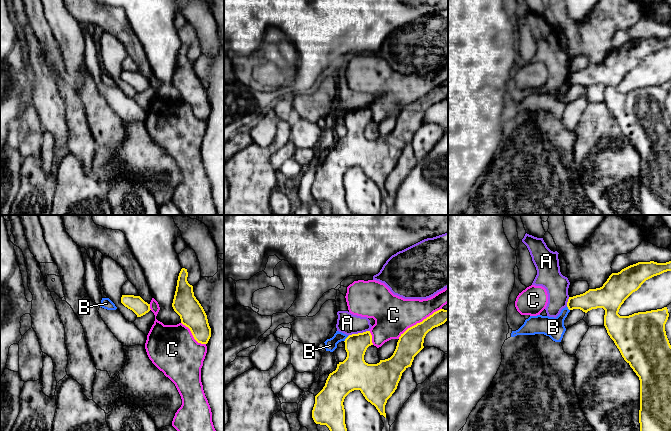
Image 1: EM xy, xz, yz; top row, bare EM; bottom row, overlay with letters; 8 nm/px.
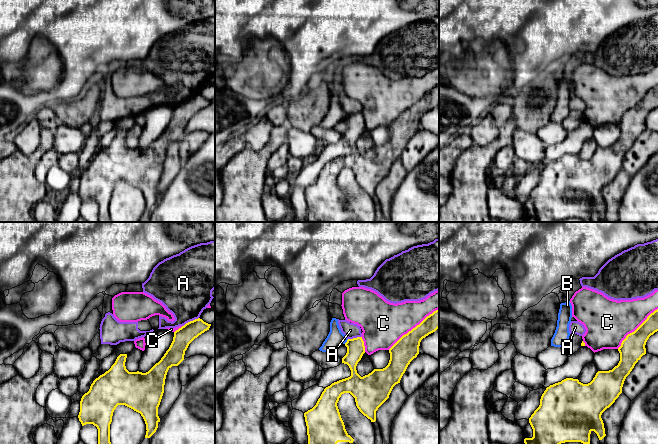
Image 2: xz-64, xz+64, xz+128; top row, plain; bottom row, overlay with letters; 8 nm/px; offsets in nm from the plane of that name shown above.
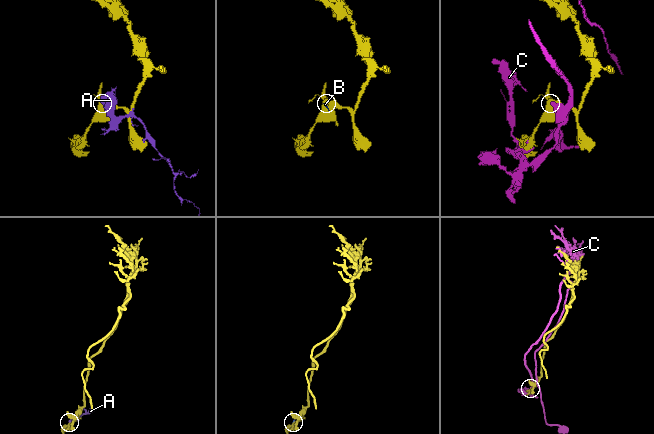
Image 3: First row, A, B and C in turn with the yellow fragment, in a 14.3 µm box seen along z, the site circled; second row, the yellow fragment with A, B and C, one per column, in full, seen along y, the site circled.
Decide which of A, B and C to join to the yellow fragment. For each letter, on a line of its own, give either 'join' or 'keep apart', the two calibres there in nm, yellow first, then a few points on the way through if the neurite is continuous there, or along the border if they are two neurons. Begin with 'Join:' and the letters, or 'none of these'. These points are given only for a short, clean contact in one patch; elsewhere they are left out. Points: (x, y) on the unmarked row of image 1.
Join: none of these
A: keep apart; calibres 180 and 170 nm
B: keep apart; calibres 220 and 100 nm; border xz (348, 112), (344, 117)
C: keep apart; calibres 200 and 320 nm

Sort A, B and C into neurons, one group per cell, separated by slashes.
A / B / C

